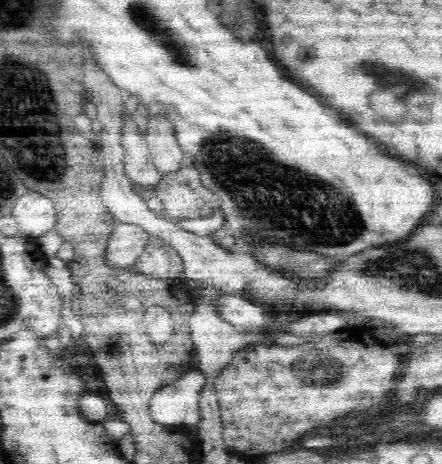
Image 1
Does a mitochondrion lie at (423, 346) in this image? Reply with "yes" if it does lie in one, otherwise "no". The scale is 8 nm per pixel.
no

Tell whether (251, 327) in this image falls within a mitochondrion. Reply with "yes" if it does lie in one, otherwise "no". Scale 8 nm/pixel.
no

